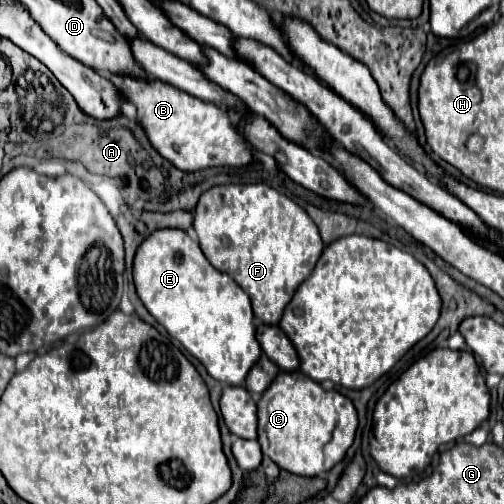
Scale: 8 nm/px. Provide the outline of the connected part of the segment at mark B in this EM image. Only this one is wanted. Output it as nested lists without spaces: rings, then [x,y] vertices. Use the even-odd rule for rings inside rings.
[[[116,75],[112,77],[114,83],[118,85],[124,101],[132,103],[136,107],[138,113],[138,123],[144,129],[150,145],[164,157],[168,159],[174,167],[182,169],[182,171],[198,171],[204,167],[242,167],[248,165],[252,161],[252,153],[250,149],[246,149],[244,139],[240,135],[240,131],[236,131],[236,125],[232,123],[232,119],[228,117],[228,113],[214,105],[214,103],[204,103],[184,91],[178,91],[174,85],[164,83],[160,79],[148,77],[148,79],[136,79],[130,75]]]

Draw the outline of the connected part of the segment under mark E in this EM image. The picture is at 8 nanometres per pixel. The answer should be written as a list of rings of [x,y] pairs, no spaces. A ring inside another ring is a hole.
[[[168,229],[156,231],[140,251],[136,251],[134,259],[134,283],[138,297],[142,299],[148,313],[174,337],[178,339],[188,353],[192,353],[206,371],[220,383],[226,385],[244,385],[248,371],[256,365],[262,355],[260,343],[256,341],[254,313],[250,307],[250,297],[230,279],[230,275],[214,269],[204,257],[200,245],[188,237],[184,231]]]

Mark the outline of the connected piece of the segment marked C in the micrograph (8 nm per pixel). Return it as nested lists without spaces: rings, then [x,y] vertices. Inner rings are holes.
[[[302,371],[280,373],[280,379],[268,387],[258,403],[258,443],[262,453],[276,461],[280,469],[302,477],[328,473],[340,463],[344,455],[336,451],[348,449],[354,441],[356,427],[358,413],[352,401],[338,391],[324,391],[320,383]]]

